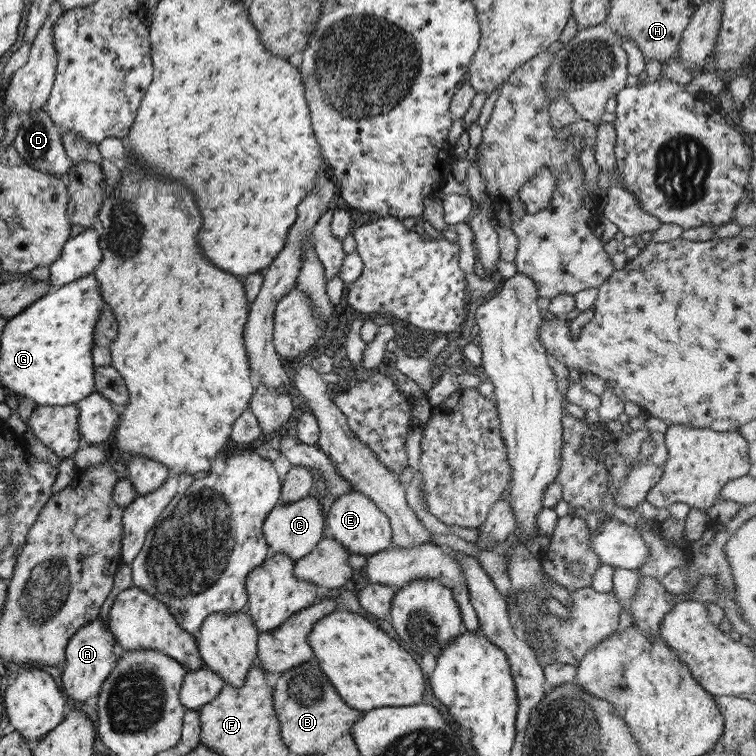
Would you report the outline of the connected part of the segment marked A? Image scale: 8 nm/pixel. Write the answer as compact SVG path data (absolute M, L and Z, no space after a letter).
M106 618L95 619L80 626L69 637L67 646L65 646L64 662L60 672L62 692L75 702L83 702L91 696L97 696L105 678L115 666L117 655L116 642L108 629Z

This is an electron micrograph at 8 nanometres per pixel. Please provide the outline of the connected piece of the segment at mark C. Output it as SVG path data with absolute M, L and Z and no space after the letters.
M308 495L297 502L274 506L267 513L262 524L265 544L273 550L274 554L289 555L293 562L313 550L313 547L322 540L321 531L323 530L325 530L323 511L319 509L317 500Z

